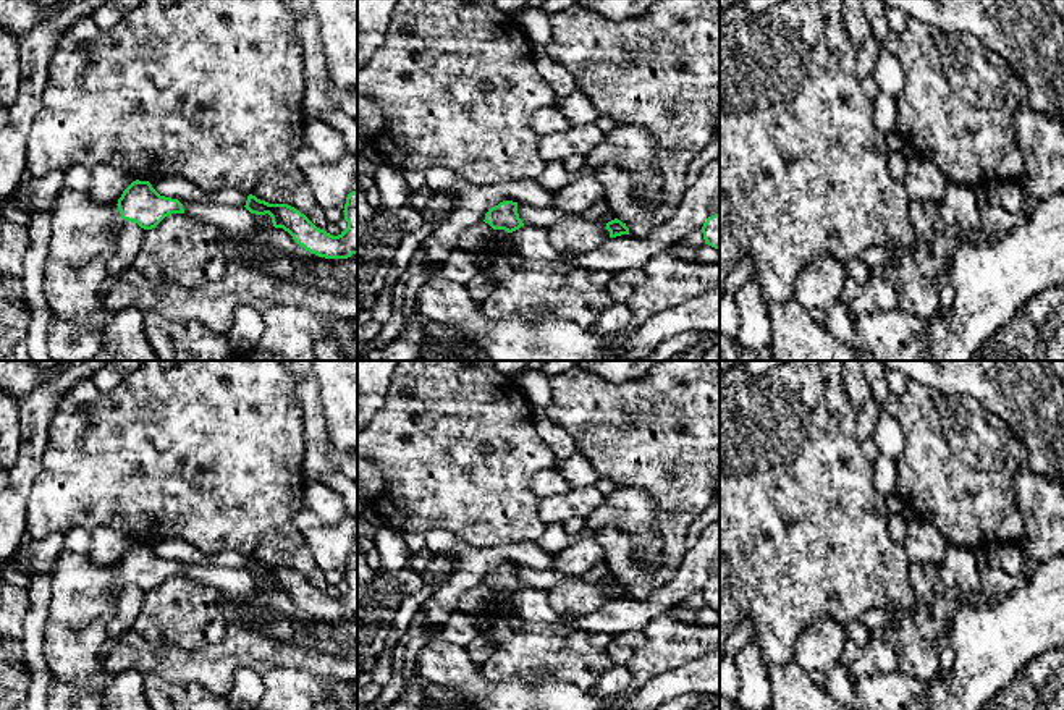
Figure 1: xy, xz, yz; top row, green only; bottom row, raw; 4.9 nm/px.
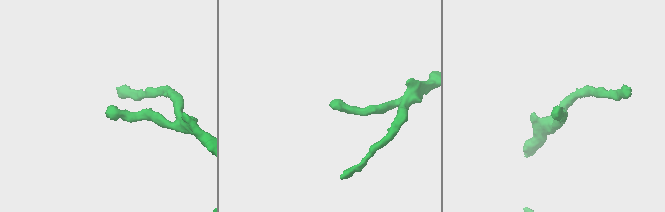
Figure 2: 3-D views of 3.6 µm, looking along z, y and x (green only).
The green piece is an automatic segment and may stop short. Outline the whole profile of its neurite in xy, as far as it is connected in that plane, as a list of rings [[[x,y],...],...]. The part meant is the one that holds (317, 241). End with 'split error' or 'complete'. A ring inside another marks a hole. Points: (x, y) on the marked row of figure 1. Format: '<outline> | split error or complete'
[[[357,191],[346,197],[344,220],[348,226],[338,236],[317,228],[304,213],[288,204],[268,204],[249,194],[246,205],[251,213],[272,217],[275,228],[283,228],[310,254],[325,259],[348,259],[357,254]]] | complete

